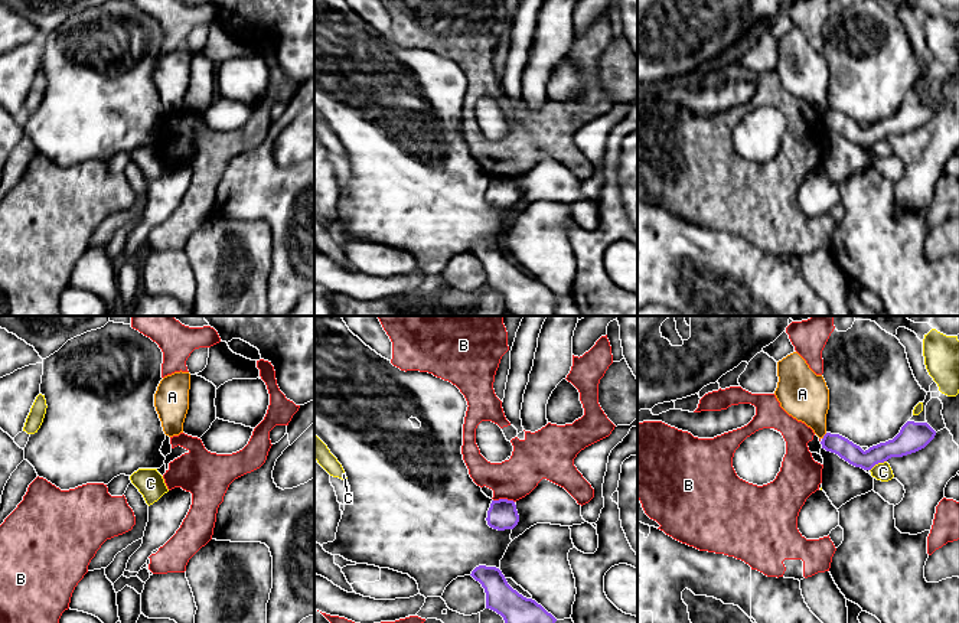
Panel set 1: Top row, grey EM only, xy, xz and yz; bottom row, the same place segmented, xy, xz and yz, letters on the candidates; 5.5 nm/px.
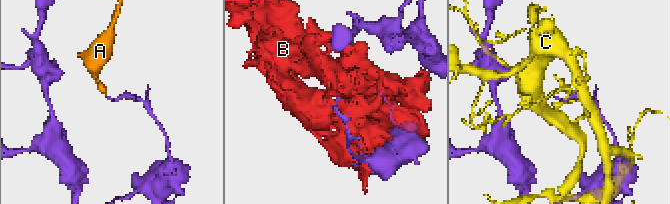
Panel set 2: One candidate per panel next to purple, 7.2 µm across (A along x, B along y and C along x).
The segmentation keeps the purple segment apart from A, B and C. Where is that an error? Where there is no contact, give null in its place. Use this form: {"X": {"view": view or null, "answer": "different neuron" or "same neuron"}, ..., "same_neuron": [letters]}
{"A": {"view": "yz", "answer": "different neuron"}, "B": {"view": "xz", "answer": "different neuron"}, "C": {"view": "yz", "answer": "different neuron"}, "same_neuron": []}

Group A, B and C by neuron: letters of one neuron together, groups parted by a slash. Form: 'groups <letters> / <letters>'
groups A / B / C

